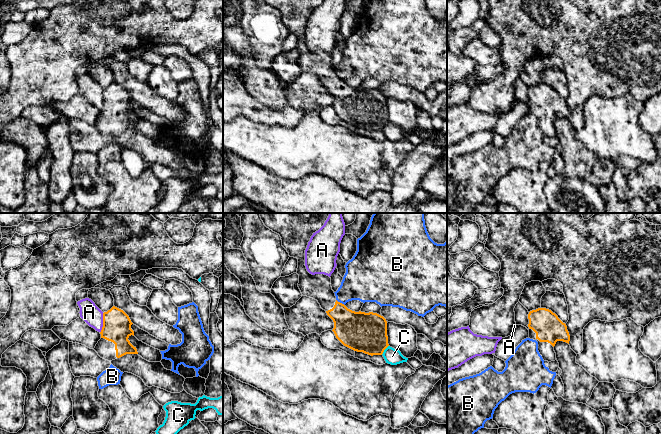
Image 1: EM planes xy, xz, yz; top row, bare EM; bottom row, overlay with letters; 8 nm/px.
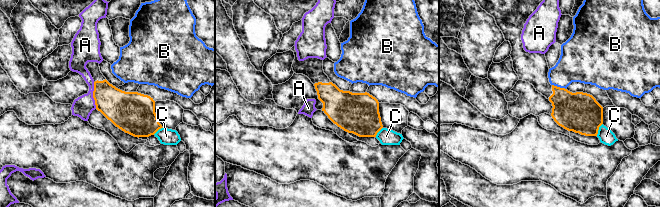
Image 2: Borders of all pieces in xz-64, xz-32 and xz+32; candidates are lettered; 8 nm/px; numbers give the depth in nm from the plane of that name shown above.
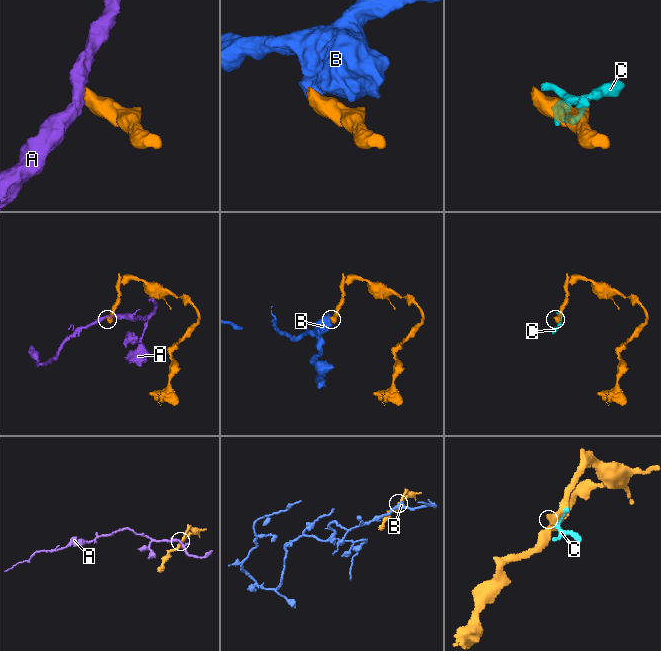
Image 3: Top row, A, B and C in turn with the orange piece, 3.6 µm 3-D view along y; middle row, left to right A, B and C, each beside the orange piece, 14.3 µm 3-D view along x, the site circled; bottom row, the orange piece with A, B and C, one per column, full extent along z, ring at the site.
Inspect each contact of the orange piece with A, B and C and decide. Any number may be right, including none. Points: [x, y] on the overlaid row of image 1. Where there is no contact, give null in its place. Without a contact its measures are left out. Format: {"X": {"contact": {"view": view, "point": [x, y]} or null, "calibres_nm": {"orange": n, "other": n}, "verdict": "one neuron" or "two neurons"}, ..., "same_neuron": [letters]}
{"A": {"contact": {"view": "xy", "point": [103, 323]}, "calibres_nm": {"orange": 220, "other": 160}, "verdict": "two neurons"}, "B": {"contact": {"view": "xz", "point": [339, 302]}, "calibres_nm": {"orange": 280, "other": 300}, "verdict": "two neurons"}, "C": {"contact": {"view": "xz", "point": [384, 349]}, "calibres_nm": {"orange": 320, "other": 130}, "verdict": "two neurons"}, "same_neuron": []}

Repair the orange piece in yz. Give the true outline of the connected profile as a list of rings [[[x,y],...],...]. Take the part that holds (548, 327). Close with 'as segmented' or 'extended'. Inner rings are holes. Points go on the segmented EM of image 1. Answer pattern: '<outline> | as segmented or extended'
[[[538,308],[528,314],[529,324],[526,328],[529,330],[530,339],[538,342],[538,351],[544,361],[555,361],[556,353],[554,346],[557,341],[563,341],[569,344],[570,335],[567,326],[551,310]]] | extended

